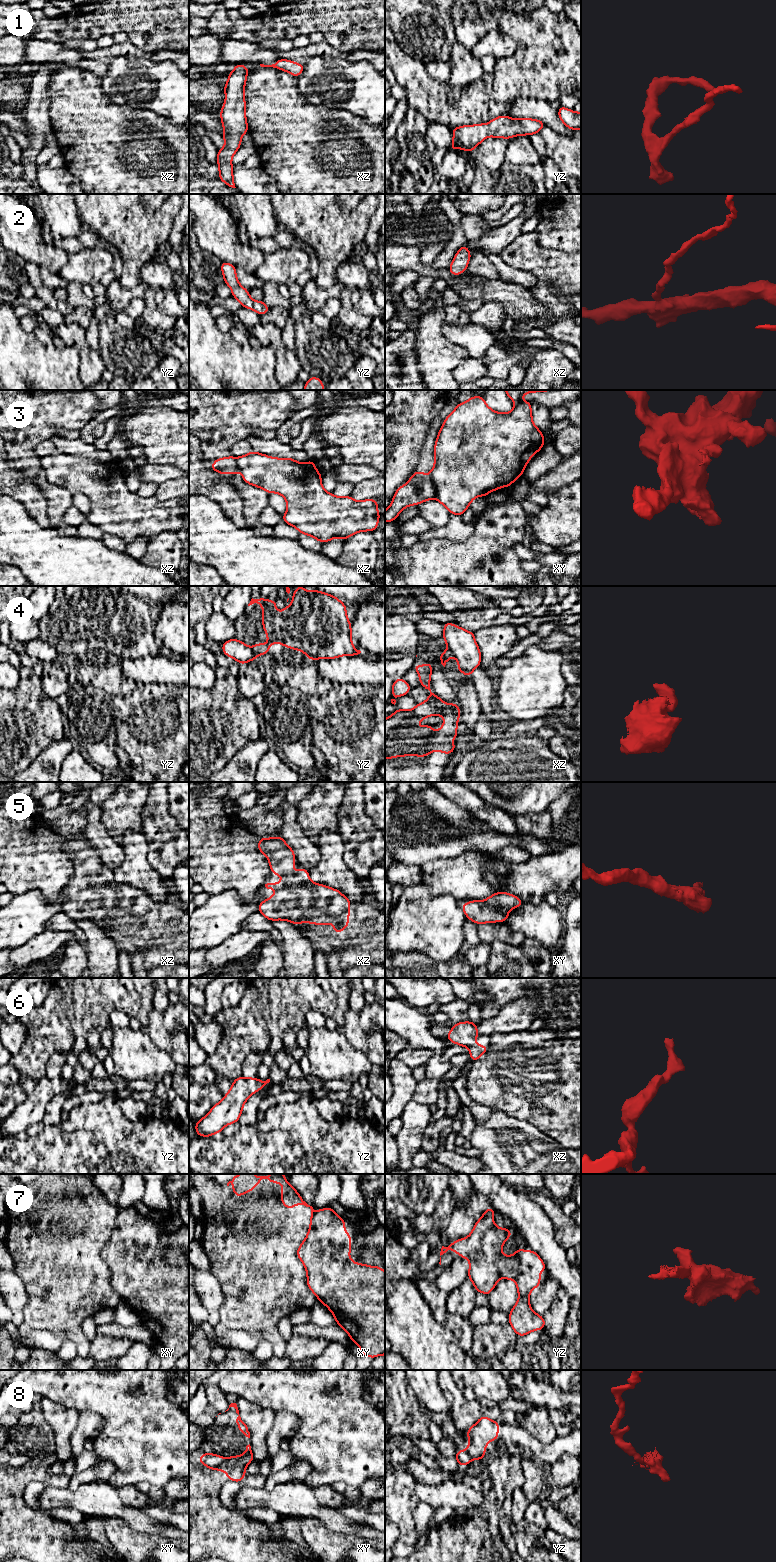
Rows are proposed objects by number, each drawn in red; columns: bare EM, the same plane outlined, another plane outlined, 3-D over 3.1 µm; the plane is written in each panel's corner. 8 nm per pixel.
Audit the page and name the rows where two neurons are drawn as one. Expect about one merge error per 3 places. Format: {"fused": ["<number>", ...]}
{"fused": ["3", "4", "7", "8"]}

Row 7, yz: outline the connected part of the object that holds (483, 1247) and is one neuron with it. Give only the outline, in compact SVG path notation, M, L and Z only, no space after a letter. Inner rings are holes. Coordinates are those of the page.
M481 1217L468 1237L455 1240L448 1247L442 1246L440 1256L452 1249L468 1259L468 1278L475 1290L486 1296L500 1278L514 1280L519 1298L509 1313L509 1324L518 1336L525 1336L545 1328L544 1318L530 1307L529 1295L540 1286L540 1272L546 1266L535 1251L524 1251L521 1247L513 1255L504 1256L502 1245L511 1234L508 1228L498 1228L492 1218Z

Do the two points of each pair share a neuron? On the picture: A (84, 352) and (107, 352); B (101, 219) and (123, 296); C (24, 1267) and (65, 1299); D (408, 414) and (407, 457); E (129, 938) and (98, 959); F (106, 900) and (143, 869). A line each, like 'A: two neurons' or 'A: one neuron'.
A: two neurons
B: two neurons
C: one neuron
D: one neuron
E: two neurons
F: two neurons

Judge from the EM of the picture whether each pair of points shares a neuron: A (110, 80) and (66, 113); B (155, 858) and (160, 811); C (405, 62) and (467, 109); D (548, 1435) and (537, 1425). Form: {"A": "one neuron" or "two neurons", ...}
{"A": "two neurons", "B": "one neuron", "C": "one neuron", "D": "one neuron"}

